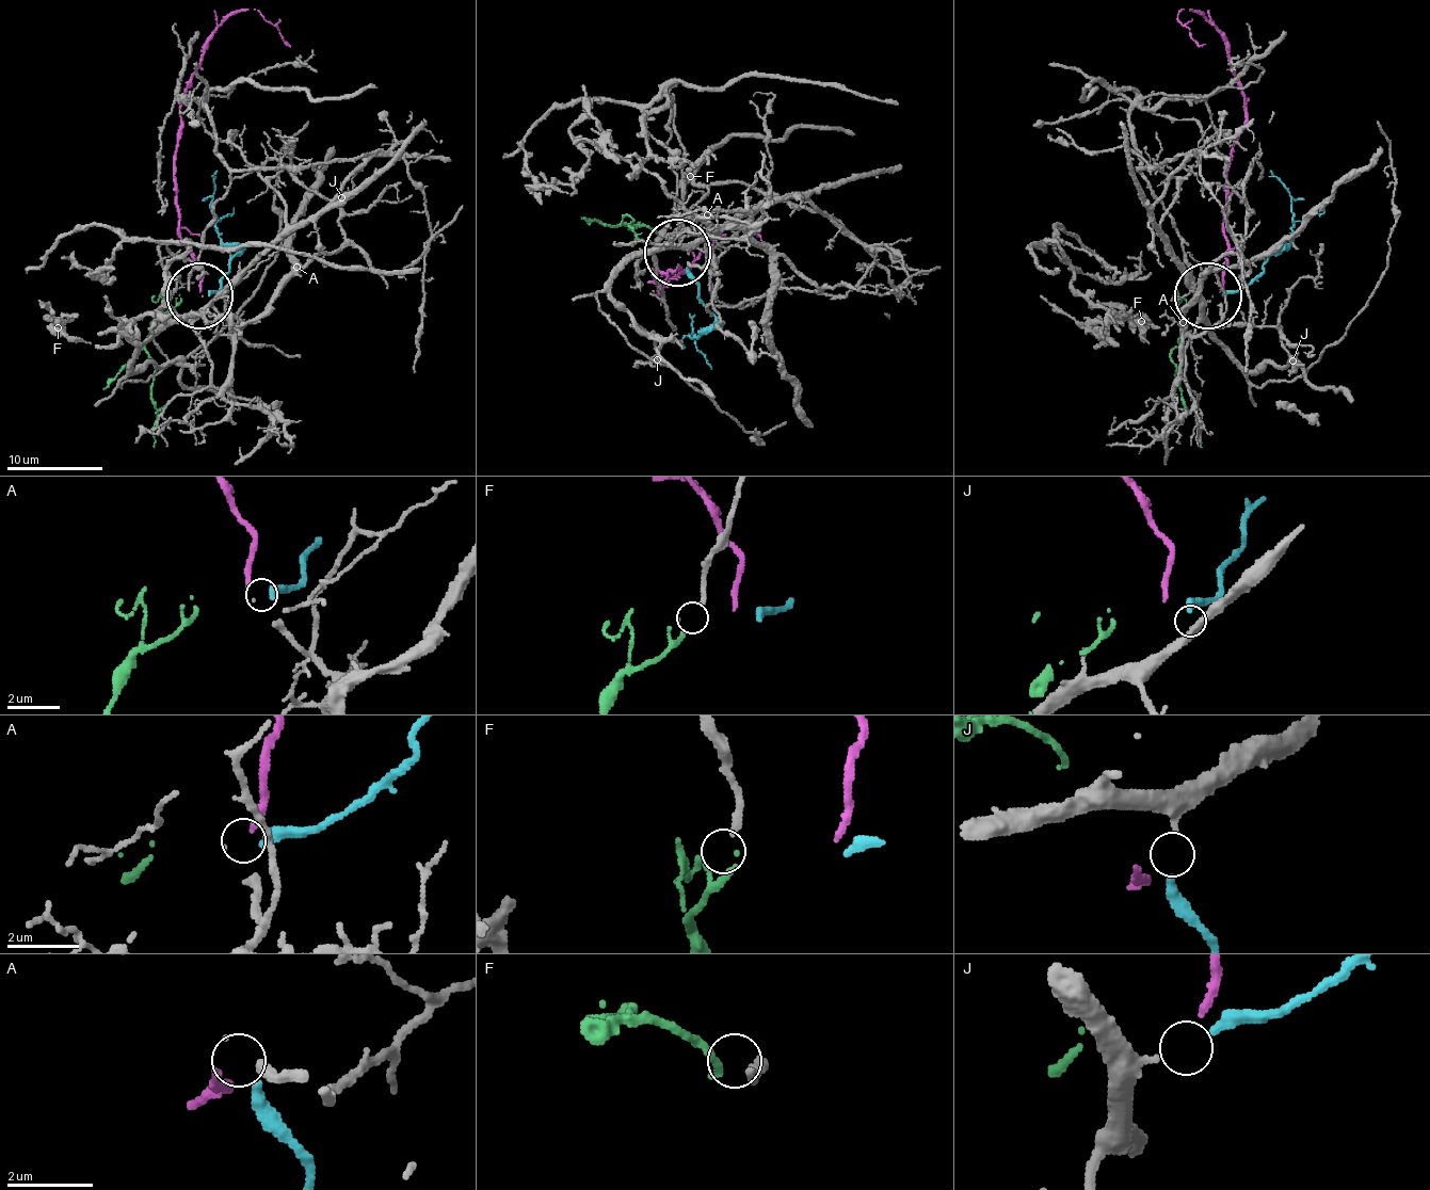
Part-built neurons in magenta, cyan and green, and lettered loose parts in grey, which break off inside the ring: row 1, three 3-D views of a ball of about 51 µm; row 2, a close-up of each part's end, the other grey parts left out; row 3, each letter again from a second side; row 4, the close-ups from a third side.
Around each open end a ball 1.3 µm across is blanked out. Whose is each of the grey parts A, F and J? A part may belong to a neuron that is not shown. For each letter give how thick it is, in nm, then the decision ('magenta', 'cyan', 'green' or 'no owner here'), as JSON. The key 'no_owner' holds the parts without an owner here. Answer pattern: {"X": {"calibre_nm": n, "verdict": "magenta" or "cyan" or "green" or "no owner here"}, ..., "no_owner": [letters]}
{"A": {"calibre_nm": 40, "verdict": "magenta"}, "F": {"calibre_nm": 180, "verdict": "green"}, "J": {"calibre_nm": 240, "verdict": "cyan"}, "no_owner": []}

